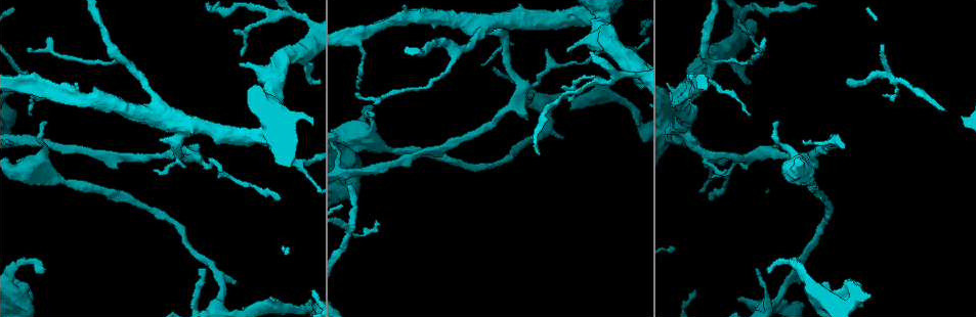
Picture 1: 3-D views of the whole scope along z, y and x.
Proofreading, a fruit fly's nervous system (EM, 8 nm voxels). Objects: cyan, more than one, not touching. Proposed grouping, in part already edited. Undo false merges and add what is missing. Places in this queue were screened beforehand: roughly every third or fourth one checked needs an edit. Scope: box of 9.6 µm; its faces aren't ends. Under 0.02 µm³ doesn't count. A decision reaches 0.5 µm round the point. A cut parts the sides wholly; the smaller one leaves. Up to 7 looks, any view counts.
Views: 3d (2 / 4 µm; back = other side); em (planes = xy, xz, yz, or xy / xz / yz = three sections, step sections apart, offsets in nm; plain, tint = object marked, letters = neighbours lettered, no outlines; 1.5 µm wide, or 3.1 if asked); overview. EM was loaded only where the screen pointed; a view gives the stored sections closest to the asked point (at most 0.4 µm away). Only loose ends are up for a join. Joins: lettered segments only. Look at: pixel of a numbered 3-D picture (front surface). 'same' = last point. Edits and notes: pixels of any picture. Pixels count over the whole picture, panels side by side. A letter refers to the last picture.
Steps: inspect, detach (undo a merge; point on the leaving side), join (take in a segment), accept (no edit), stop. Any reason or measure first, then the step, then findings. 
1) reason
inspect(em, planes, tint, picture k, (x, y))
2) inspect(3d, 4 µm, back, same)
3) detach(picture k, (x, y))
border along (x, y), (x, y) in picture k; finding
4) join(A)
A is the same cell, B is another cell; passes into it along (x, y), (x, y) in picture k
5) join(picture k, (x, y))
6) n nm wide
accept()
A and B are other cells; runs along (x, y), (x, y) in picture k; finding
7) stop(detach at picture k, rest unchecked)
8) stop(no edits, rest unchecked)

branch point
inspect(em, 3.1 µm, xy, step 8, tint, picture 1, (23, 73))

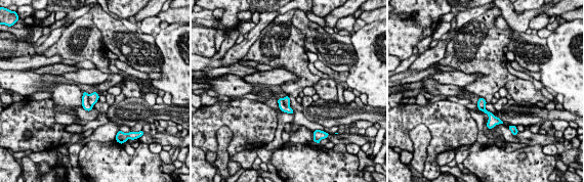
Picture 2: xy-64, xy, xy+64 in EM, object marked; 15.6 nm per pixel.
see the neighbours
inspect(em, 3.1 µm, xy, step 8, letters, same)

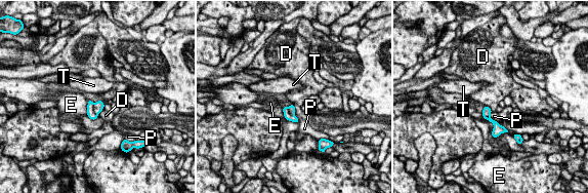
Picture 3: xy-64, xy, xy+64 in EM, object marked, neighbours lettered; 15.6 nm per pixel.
detach(picture 3, (90, 114))
D, E, P and T are other cells; border along (92, 104), (92, 110), (97, 115) in picture 3; a second neuron is stuck on

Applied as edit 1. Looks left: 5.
an open end
inspect(em, planes, plain, picture 1, (378, 104))

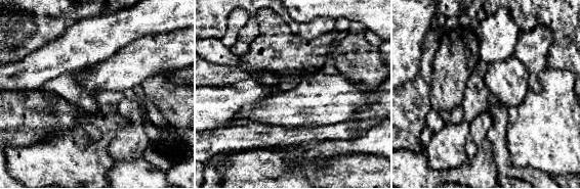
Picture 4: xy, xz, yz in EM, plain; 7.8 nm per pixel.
inspect(em, planes, letters, same)

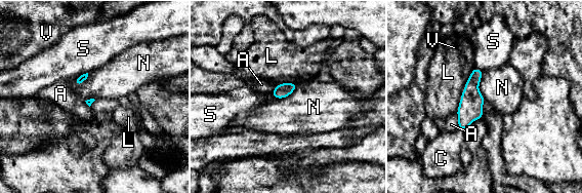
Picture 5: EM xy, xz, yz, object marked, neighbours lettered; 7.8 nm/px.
accept()
A, C, L, N, S and V are other cells; border along (482, 72), (479, 91), (485, 100) in picture 5; none of them fits

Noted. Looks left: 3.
arms part here
inspect(em, xz, step 4, tint, picture 1, (29, 80))

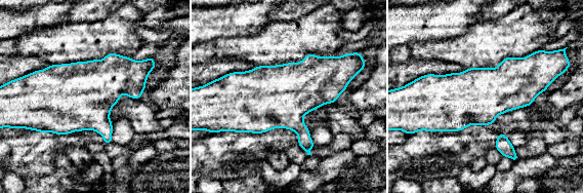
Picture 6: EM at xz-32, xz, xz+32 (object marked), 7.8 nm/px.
inspect(em, planes, tint, same)

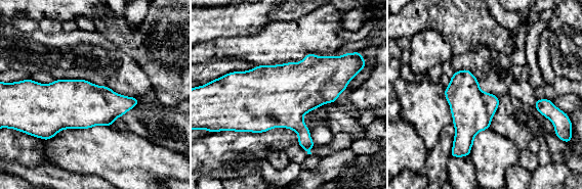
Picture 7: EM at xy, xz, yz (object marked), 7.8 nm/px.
see the neighbours
inspect(em, planes, letters, same)

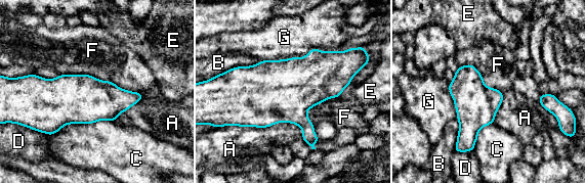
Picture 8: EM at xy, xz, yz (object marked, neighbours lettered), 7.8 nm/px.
380 nm wide
accept()
A, B, C, D, E, F and G are other cells; border along (59, 74), (90, 74), (141, 93) in picture 8; one neuron here

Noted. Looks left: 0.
stop(detach at picture 3, rest unchecked)

